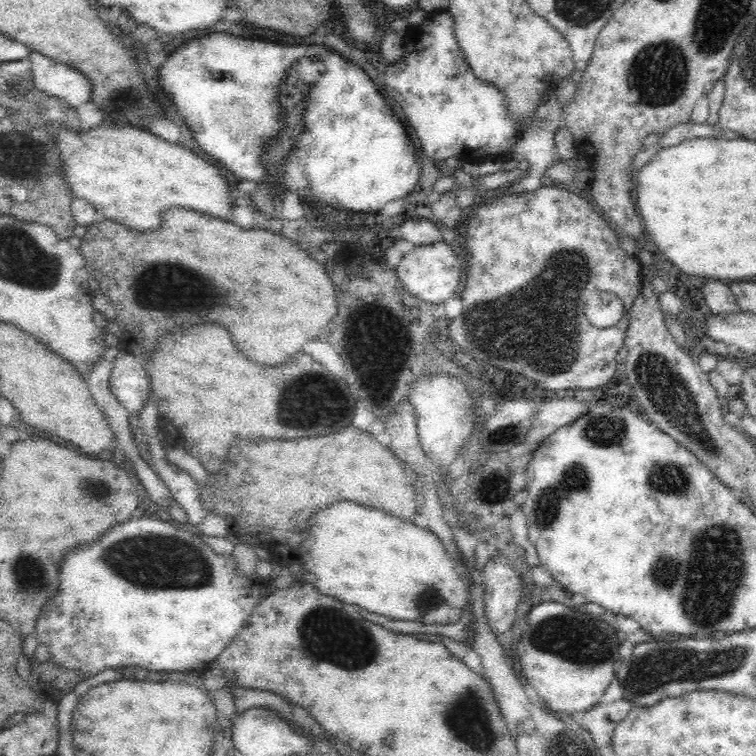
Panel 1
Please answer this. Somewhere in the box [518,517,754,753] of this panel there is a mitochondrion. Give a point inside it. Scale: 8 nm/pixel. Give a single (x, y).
(709, 584)

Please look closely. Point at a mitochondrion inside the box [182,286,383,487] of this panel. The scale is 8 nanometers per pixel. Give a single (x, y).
(307, 402)

